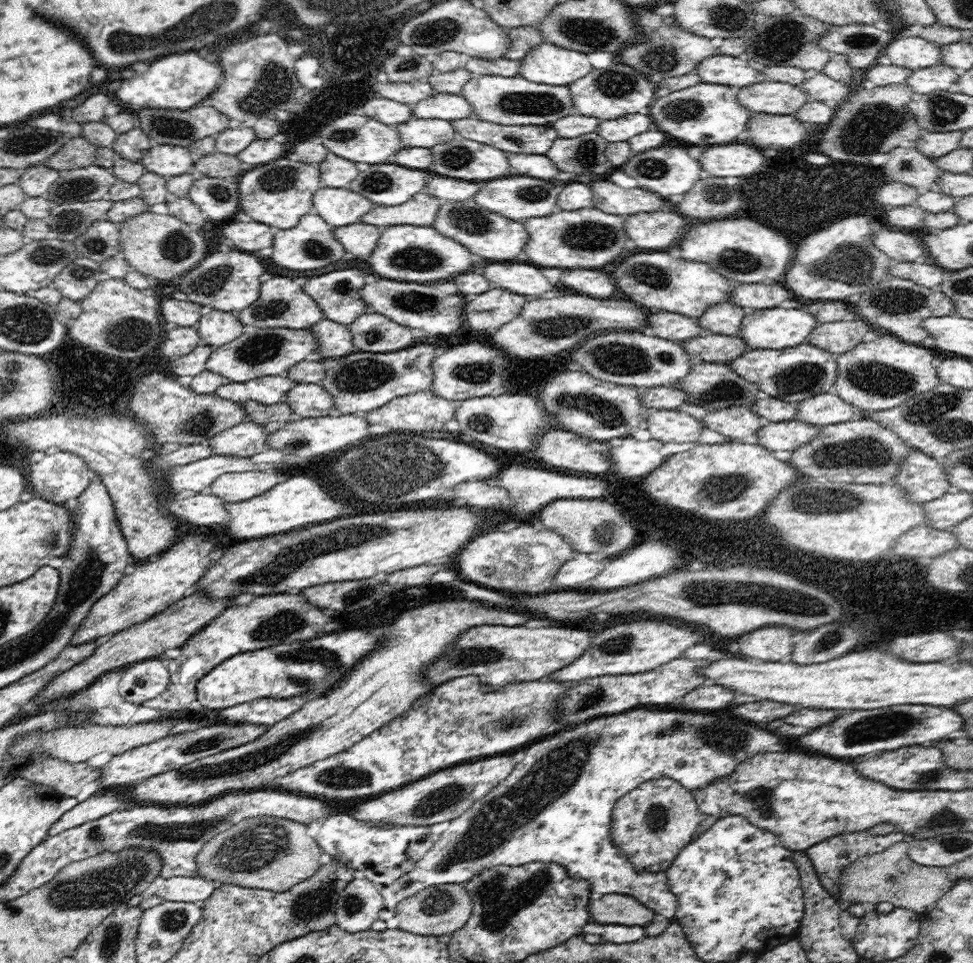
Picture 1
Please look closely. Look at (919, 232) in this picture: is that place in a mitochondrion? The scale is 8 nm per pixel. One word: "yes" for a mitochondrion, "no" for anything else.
no

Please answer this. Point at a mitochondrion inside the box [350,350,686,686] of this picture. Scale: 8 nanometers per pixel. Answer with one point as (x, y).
(607, 414)

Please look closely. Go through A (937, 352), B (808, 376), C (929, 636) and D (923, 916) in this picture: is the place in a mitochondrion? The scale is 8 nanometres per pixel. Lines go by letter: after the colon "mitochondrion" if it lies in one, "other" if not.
A: other
B: mitochondrion
C: other
D: other

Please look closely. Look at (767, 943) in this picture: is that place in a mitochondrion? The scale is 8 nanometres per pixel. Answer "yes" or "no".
no

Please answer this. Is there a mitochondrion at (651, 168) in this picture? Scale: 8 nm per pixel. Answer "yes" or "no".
yes

